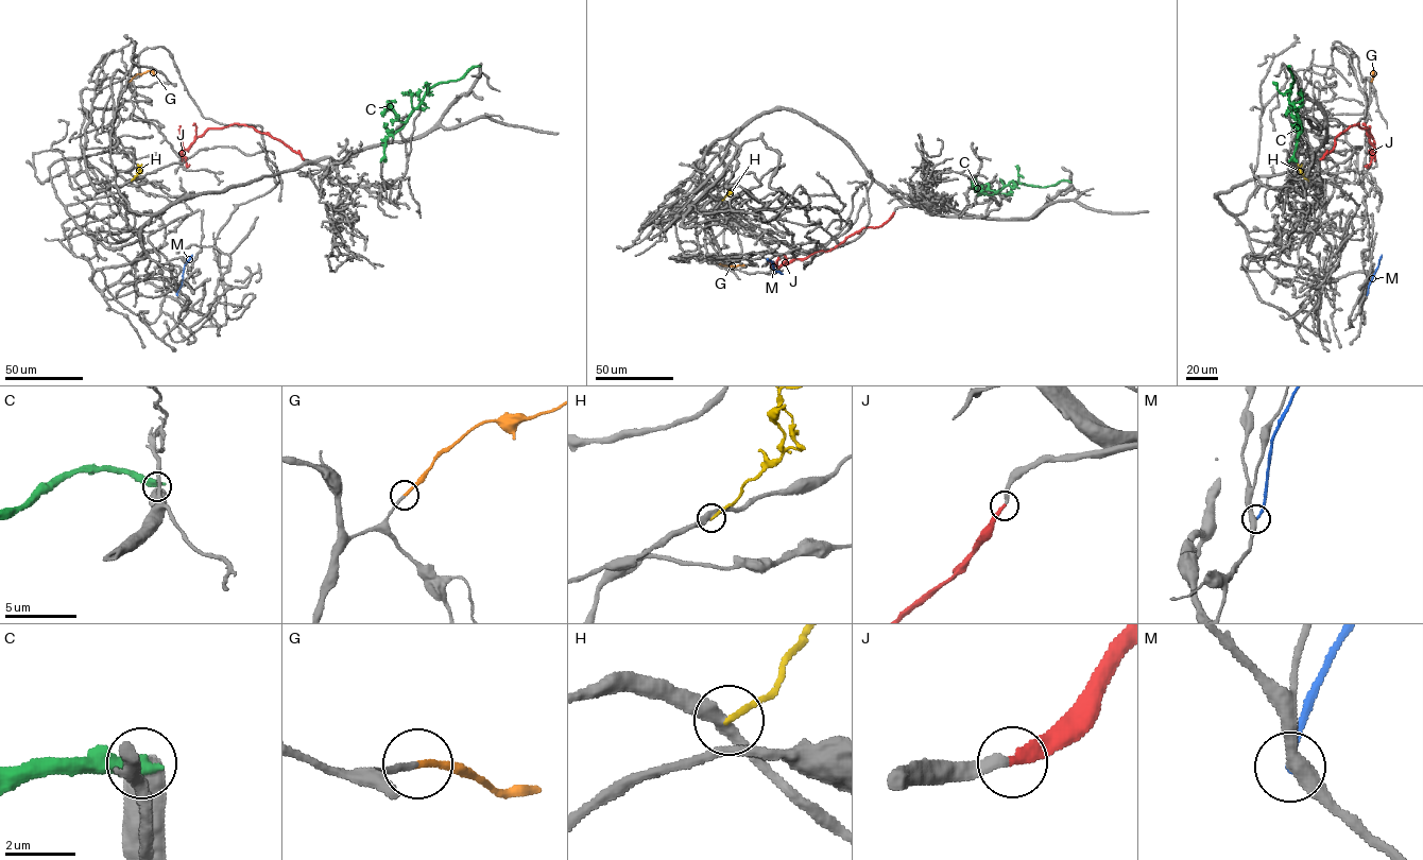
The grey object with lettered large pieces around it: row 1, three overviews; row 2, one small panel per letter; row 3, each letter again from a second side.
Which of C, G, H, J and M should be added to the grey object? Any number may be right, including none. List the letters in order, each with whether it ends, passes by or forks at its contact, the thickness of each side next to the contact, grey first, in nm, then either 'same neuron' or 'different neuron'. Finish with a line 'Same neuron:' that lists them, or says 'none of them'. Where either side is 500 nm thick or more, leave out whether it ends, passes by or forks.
C: 650/500 nm | different neuron
G: it ends | 190/170 nm | same neuron
H: it ends | 420/180 nm | different neuron
J: it ends | 280/280 nm | same neuron
M: it ends | 400/150 nm | same neuron
Same neuron: G, J, M

